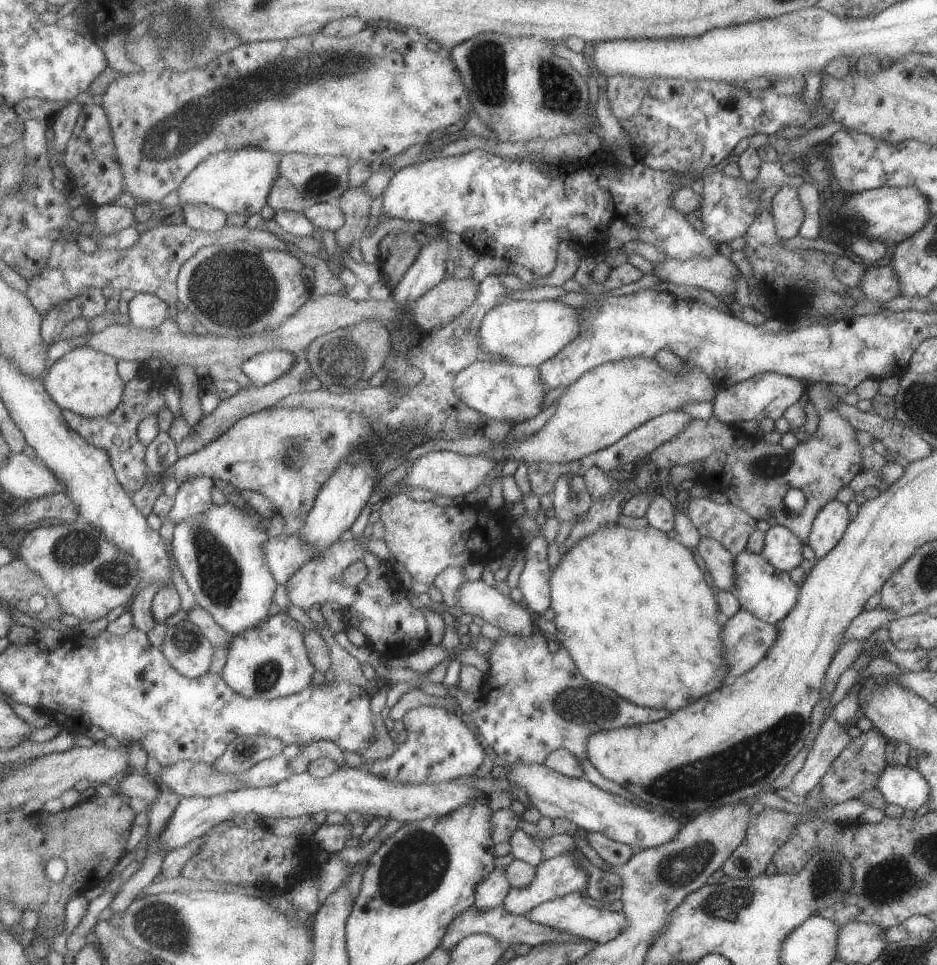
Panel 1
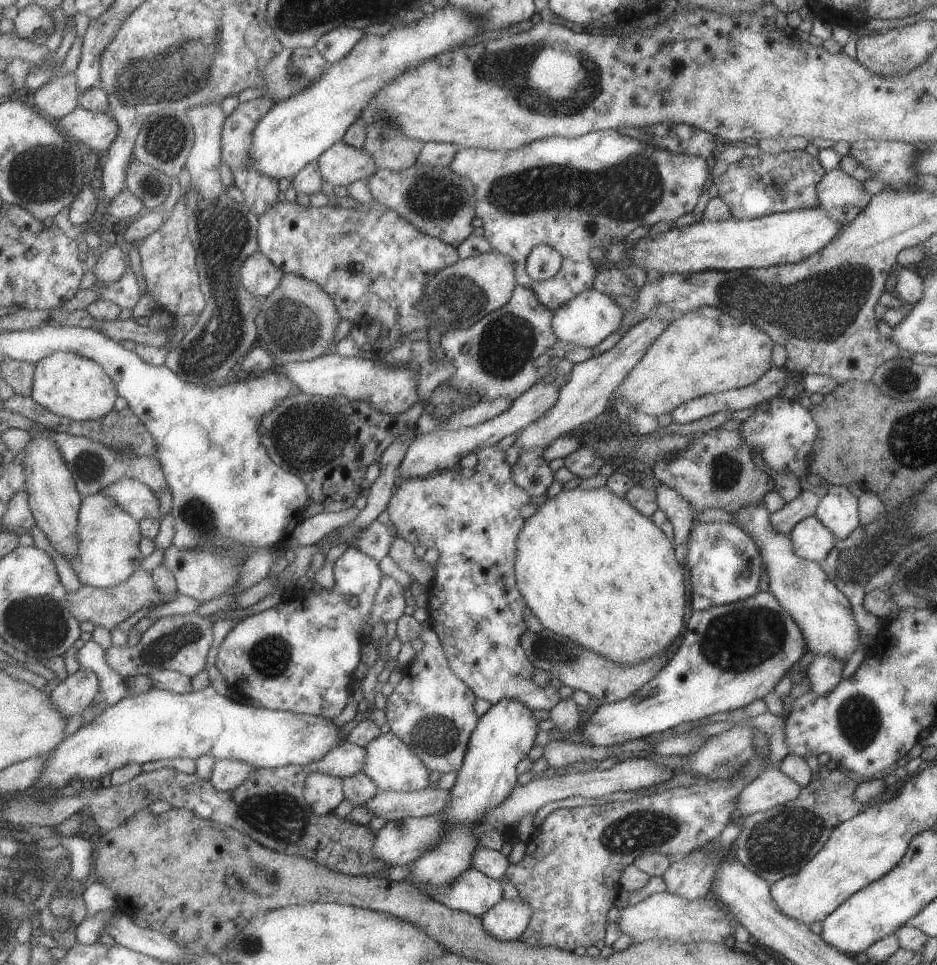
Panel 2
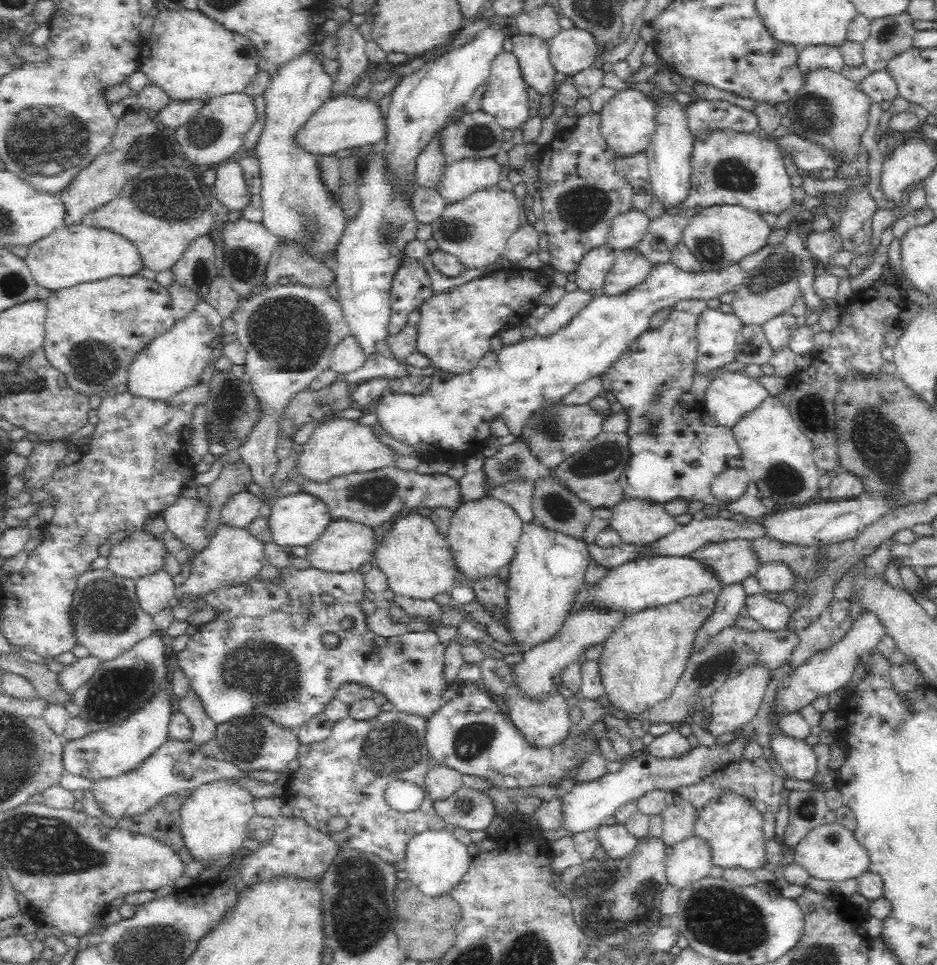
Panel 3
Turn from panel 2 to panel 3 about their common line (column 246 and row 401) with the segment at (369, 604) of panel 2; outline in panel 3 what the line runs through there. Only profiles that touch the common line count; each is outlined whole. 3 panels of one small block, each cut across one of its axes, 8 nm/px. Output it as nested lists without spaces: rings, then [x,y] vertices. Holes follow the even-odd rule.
[[[679,300],[671,306],[664,324],[660,328],[640,334],[640,338],[631,344],[630,348],[606,372],[611,380],[614,396],[628,416],[630,422],[627,429],[630,435],[630,452],[632,456],[628,466],[624,468],[624,475],[620,484],[624,488],[626,497],[636,497],[657,503],[683,499],[688,502],[700,500],[713,509],[726,509],[731,513],[741,512],[744,516],[759,520],[768,514],[768,510],[761,503],[759,488],[754,481],[746,485],[742,496],[725,504],[711,493],[714,478],[730,468],[743,468],[741,450],[733,437],[730,428],[720,427],[709,422],[700,404],[691,393],[694,374],[694,363],[697,357],[696,325],[700,313],[706,310],[706,301]]]

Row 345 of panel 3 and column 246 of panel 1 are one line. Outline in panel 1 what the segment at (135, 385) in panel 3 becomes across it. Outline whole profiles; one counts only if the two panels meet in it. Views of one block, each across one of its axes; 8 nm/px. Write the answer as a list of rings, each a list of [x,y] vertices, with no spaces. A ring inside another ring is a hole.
[[[255,146],[227,150],[217,156],[211,156],[209,160],[199,164],[179,187],[179,205],[183,207],[187,204],[209,204],[228,214],[242,214],[246,217],[259,214],[265,204],[268,204],[273,186],[283,177],[281,159],[277,152]]]

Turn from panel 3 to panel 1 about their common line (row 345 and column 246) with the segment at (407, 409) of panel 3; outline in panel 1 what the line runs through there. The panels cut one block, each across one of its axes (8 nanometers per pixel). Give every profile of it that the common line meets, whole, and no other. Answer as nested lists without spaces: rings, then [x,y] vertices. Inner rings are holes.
[[[230,502],[213,504],[213,508],[209,508],[203,515],[185,518],[174,528],[172,552],[197,605],[205,608],[233,636],[259,626],[259,623],[270,617],[269,610],[276,602],[276,590],[280,585],[271,572],[263,550],[271,538],[265,532],[270,520],[259,513],[261,510],[254,510],[246,503],[242,510]]]

